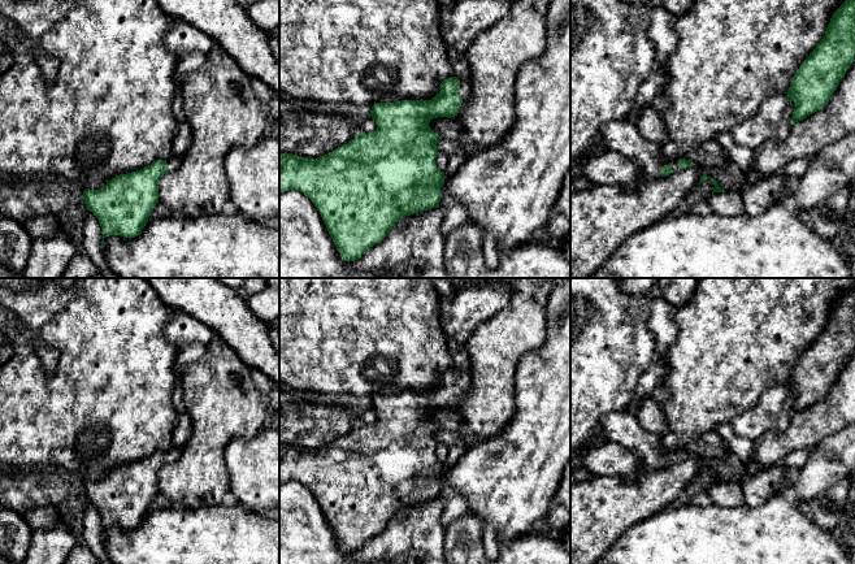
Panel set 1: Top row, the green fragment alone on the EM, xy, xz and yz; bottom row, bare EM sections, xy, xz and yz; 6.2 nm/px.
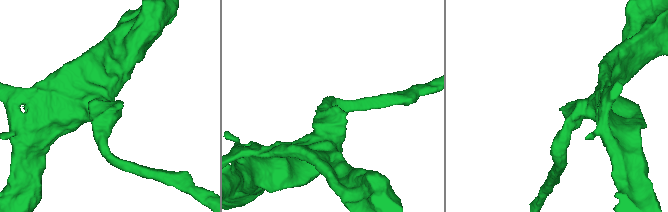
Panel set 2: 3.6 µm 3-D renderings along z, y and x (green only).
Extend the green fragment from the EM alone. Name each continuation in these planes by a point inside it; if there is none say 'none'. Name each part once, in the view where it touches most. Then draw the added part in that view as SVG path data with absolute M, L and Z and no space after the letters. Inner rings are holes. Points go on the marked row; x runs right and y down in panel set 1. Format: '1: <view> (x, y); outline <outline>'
1: xz (460, 66); outline M448 47L447 55L453 69L453 75L460 81L457 94L464 100L469 97L470 86L472 86L470 70L465 60L465 53Z

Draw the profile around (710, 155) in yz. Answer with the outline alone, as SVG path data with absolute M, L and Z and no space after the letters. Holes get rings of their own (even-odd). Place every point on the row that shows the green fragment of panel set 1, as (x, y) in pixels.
M712 139L702 144L699 148L687 152L685 159L709 169L722 166L725 164L726 153L722 151L720 144Z

